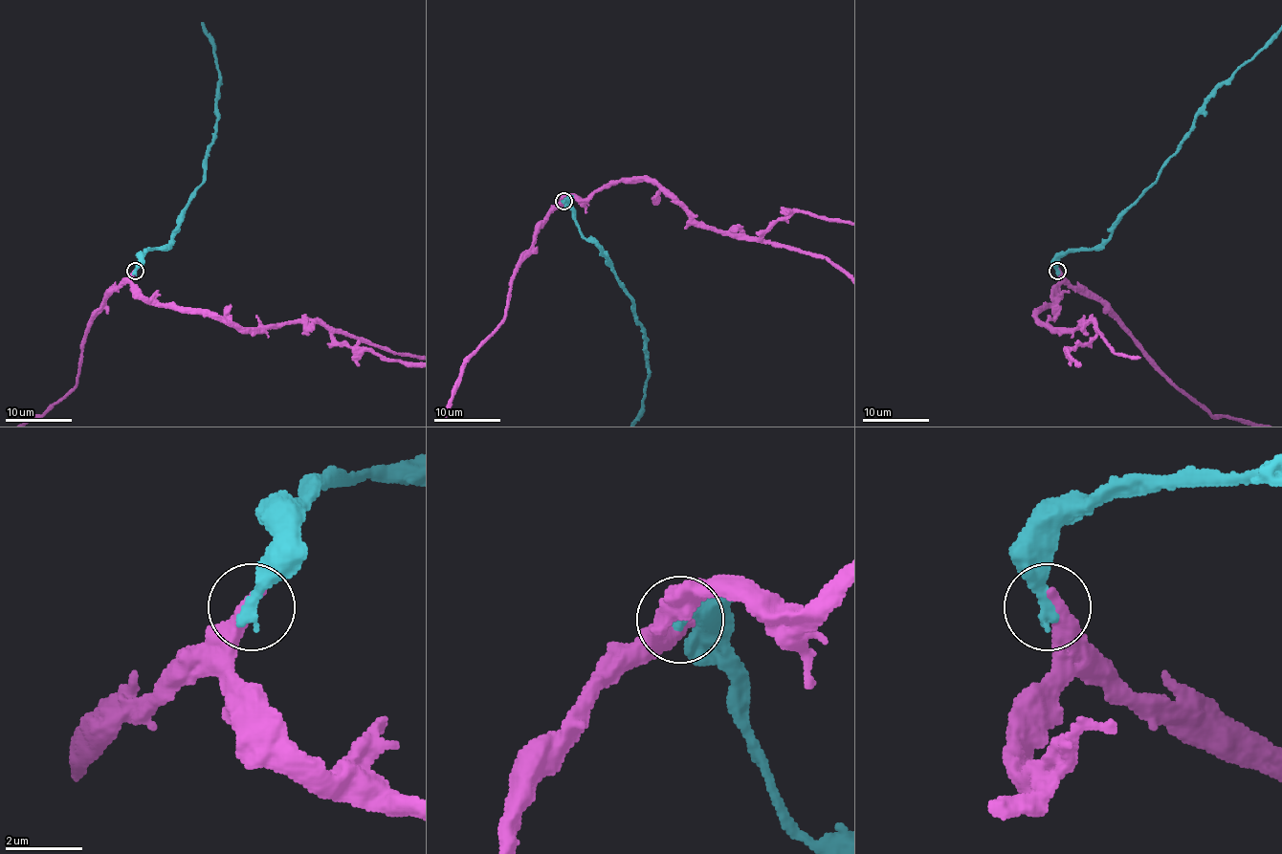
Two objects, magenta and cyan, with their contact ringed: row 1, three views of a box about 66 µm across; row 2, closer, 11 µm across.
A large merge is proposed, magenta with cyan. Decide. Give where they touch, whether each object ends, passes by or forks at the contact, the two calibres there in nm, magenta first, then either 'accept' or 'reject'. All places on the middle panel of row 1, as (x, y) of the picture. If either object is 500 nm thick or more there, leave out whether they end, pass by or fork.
place (563, 201); magenta ends; cyan ends; calibres 440 and 400 nm; reject

